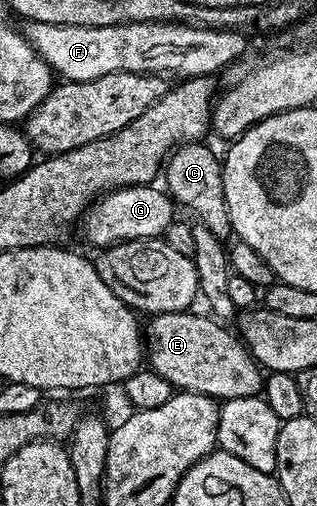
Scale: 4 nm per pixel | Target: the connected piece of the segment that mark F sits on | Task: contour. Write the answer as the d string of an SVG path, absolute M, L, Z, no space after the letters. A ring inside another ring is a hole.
M27 22L25 28L25 37L30 42L32 48L43 57L43 61L51 67L52 71L60 79L68 82L84 82L85 80L97 80L101 76L109 76L113 72L137 72L138 74L158 74L160 76L172 76L179 74L180 79L193 77L205 77L207 75L218 75L218 70L226 68L230 62L235 62L247 50L246 33L238 30L214 30L204 26L190 26L184 22L130 22L129 24L117 24L116 26L66 26L65 24L41 24L40 22Z

